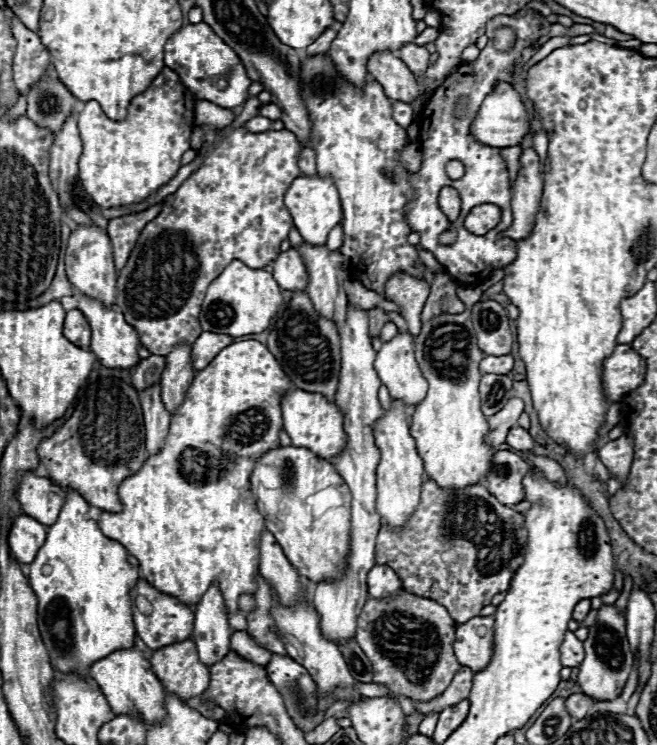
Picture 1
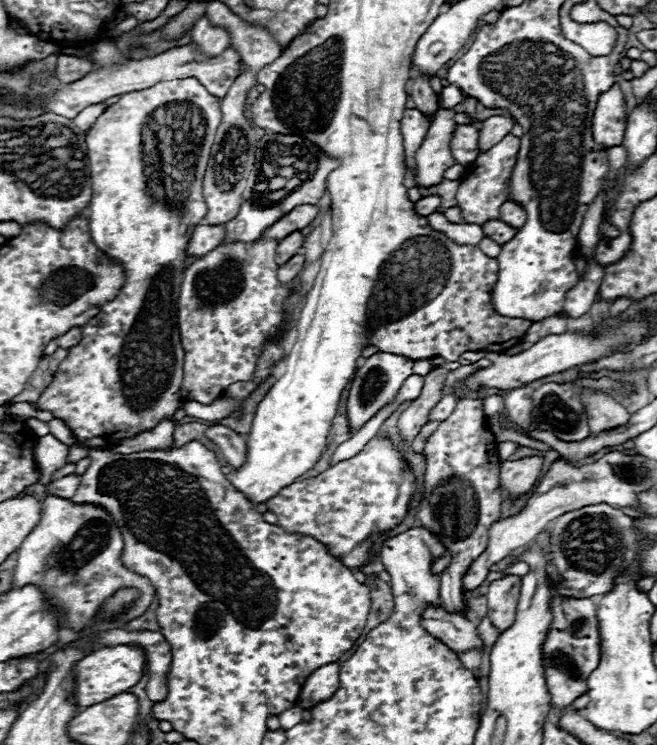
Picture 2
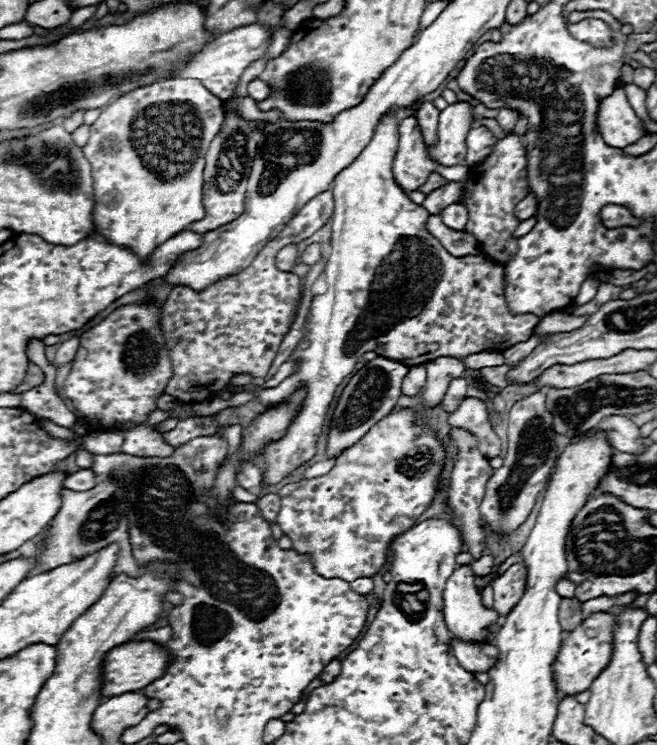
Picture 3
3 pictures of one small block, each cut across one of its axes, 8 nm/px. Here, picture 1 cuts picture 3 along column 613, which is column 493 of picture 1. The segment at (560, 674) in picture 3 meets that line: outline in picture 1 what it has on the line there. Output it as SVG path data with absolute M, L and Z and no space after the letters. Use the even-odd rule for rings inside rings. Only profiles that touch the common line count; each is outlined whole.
M474 616L466 624L458 624L454 652L462 666L474 672L484 670L494 652L494 616Z

